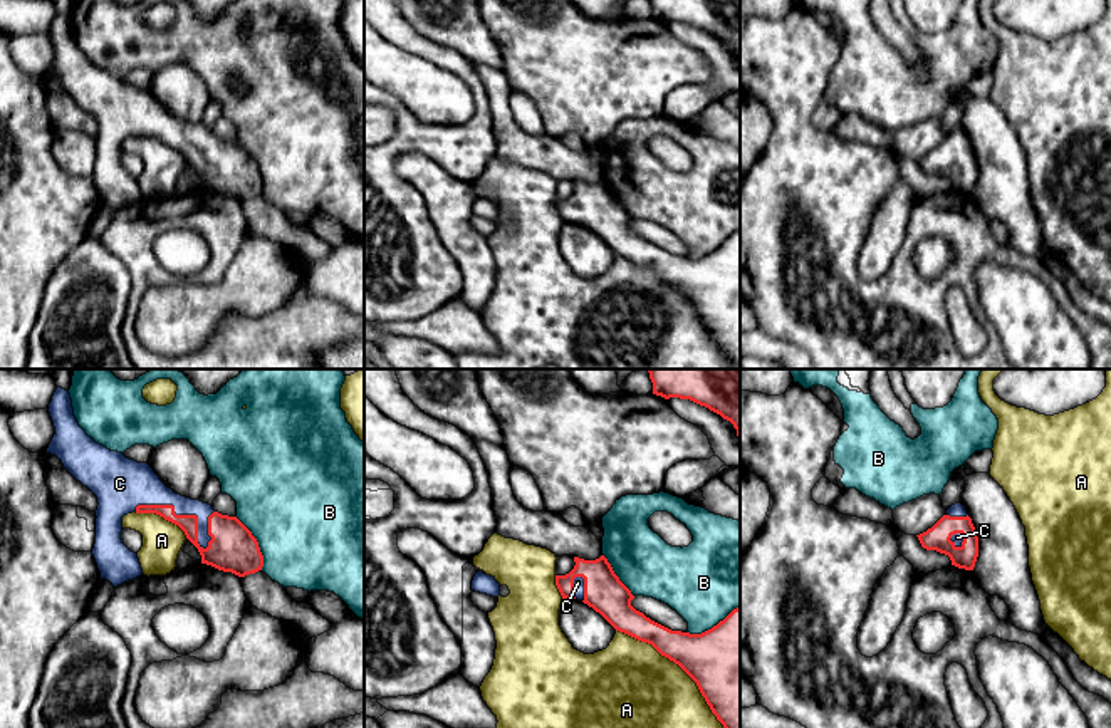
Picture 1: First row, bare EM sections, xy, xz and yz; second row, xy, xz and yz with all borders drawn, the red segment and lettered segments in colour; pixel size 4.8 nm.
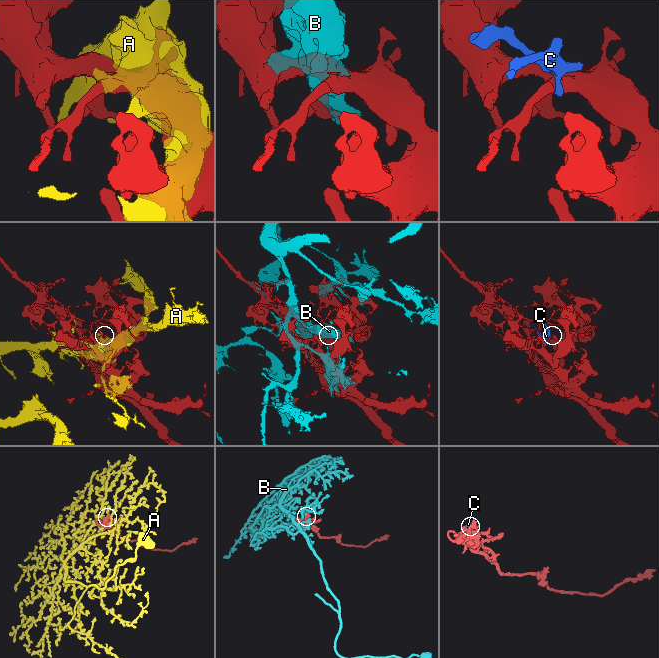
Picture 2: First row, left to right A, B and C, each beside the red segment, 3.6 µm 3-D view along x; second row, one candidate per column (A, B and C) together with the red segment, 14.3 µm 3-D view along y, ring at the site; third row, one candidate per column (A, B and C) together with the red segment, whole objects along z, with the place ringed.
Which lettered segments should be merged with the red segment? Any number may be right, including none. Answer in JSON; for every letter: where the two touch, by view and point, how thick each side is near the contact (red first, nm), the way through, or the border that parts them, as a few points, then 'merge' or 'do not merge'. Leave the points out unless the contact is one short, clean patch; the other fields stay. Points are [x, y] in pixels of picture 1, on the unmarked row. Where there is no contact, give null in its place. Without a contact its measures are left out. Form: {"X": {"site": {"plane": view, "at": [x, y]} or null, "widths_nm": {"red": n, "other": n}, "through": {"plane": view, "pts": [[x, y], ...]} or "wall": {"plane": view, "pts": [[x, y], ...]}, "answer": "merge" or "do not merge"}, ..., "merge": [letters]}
{"A": {"site": {"plane": "xz", "at": [687, 297]}, "widths_nm": {"red": 440, "other": 500}, "answer": "do not merge"}, "B": {"site": {"plane": "xy", "at": [257, 168]}, "widths_nm": {"red": 220, "other": 500}, "answer": "do not merge"}, "C": {"site": {"plane": "xy", "at": [185, 140]}, "widths_nm": {"red": 190, "other": 180}, "answer": "merge"}, "merge": ["C"]}

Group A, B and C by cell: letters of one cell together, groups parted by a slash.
A / B / C

